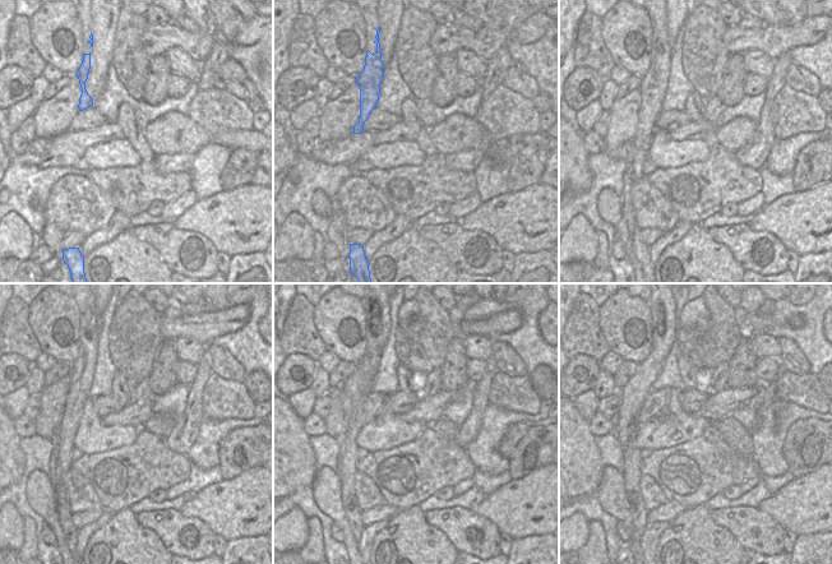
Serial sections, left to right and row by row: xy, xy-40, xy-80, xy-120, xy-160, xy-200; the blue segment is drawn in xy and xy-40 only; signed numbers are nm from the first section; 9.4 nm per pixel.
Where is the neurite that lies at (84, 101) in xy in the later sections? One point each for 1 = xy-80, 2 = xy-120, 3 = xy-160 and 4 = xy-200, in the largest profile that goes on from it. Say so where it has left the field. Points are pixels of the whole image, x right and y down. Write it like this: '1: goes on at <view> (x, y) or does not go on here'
1: goes on at xy-80 (653, 83)
2: goes on at xy-120 (82, 369)
3: goes on at xy-160 (354, 389)
4: goes on at xy-200 (633, 394)

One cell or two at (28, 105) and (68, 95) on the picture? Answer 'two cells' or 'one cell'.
two cells

